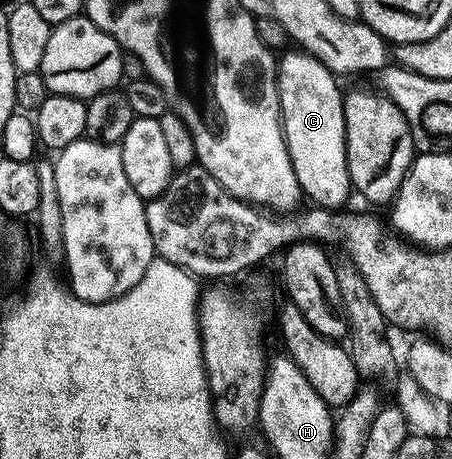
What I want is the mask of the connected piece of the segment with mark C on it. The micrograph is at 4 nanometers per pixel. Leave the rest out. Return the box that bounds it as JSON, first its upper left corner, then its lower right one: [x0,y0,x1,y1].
[279,49,354,209]

